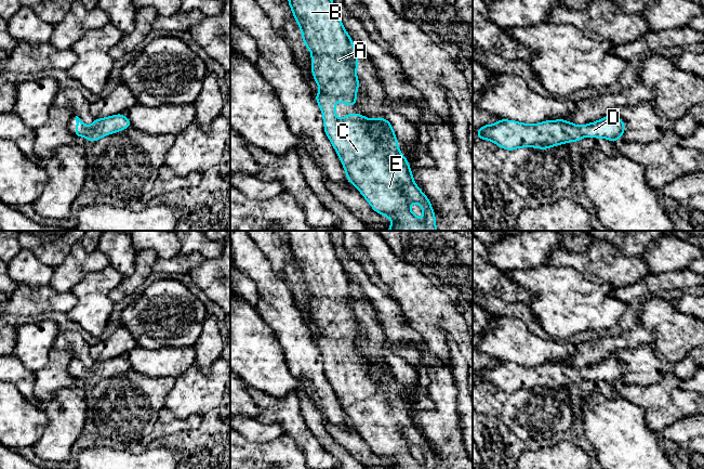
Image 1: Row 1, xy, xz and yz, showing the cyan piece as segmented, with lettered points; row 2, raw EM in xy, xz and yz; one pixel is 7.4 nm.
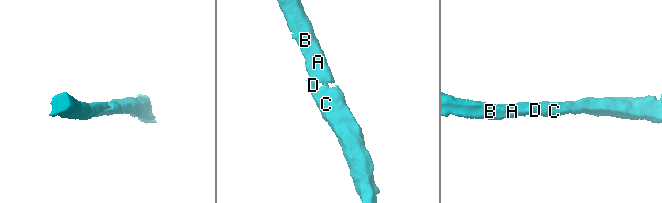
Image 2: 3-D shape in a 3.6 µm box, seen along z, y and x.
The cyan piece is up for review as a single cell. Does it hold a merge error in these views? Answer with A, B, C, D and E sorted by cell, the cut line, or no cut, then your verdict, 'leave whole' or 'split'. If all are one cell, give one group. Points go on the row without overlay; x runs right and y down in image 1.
groups A B C D E; cut none; leave whole

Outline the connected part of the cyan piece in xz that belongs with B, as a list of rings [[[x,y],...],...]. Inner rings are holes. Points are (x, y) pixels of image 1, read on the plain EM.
[[[288,231],[288,244],[296,265],[301,269],[300,274],[302,275],[304,287],[311,295],[311,314],[321,334],[316,336],[316,343],[323,357],[324,375],[343,406],[347,422],[360,433],[373,453],[393,463],[390,469],[436,469],[435,455],[430,443],[414,426],[409,405],[399,393],[398,383],[389,364],[386,361],[370,362],[355,355],[346,357],[343,362],[336,361],[334,350],[337,342],[342,343],[344,348],[356,349],[357,347],[356,337],[359,330],[359,323],[356,314],[359,299],[351,281],[336,257],[329,231]],[[412,445],[421,447],[424,455],[423,463],[420,463],[411,454],[410,447]]]

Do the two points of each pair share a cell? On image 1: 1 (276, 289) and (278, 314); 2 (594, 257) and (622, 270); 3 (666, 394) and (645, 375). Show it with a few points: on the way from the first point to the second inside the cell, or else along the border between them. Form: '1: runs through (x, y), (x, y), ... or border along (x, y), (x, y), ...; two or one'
1: runs through (276, 296), (277, 308); one
2: runs through (600, 262), (615, 269); one
3: border along (668, 372), (651, 383), (629, 385); two

